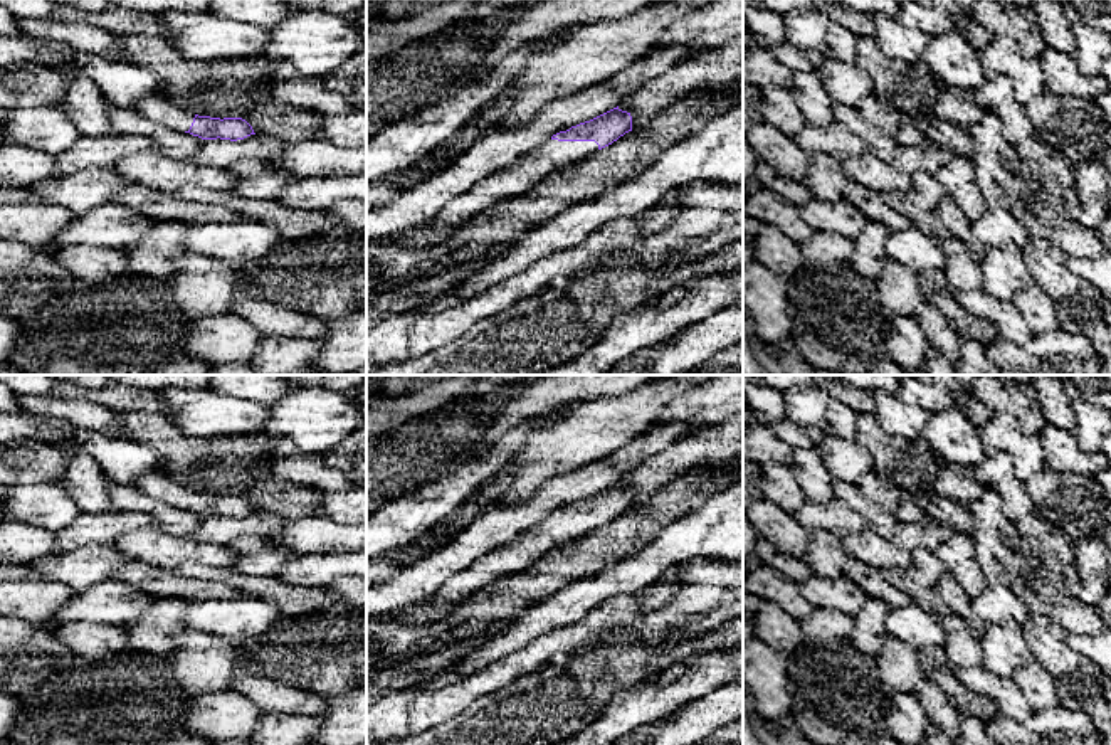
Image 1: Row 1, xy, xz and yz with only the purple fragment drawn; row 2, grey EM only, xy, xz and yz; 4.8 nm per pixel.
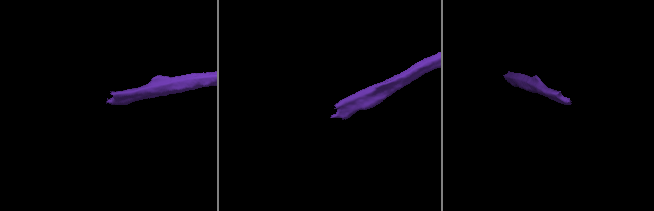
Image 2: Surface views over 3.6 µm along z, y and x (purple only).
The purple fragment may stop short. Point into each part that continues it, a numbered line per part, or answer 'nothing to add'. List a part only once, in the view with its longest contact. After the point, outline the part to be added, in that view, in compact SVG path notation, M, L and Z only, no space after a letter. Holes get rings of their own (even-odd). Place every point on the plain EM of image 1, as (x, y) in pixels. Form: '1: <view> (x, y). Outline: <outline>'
1: xz (530, 547). Outline: M548 515L531 531L519 535L514 543L479 558L467 570L449 579L435 595L417 605L455 607L491 587L498 577L523 572L563 542L580 538L597 528L598 521L595 518L558 518Z

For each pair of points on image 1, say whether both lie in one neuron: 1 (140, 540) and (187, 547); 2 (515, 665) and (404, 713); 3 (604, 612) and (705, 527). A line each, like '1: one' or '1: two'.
1: one
2: one
3: two

